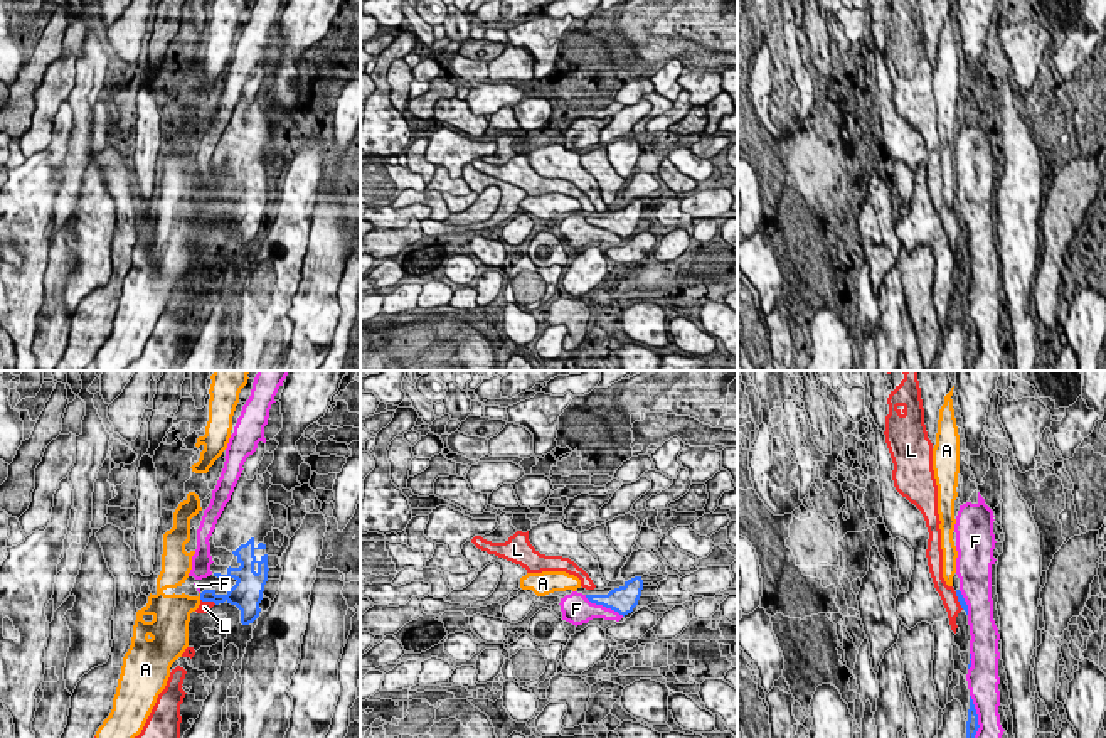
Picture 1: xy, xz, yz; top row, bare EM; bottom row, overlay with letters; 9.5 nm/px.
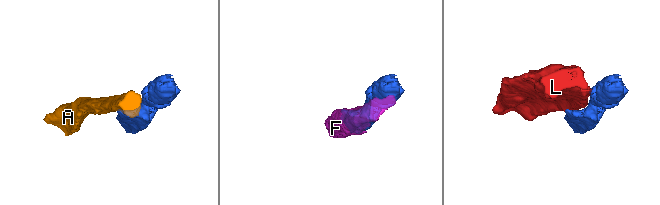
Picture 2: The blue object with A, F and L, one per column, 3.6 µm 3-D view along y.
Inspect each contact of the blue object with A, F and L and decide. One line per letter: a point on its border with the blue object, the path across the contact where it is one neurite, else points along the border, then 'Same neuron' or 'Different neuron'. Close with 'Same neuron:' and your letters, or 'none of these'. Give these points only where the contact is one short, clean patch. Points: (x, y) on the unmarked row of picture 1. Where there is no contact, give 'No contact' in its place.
A: Touches blue at xy (201, 219). Boundary: xy (199, 216), (201, 221). Different neuron
F: Touches blue at yz (977, 344). Different neuron
L: Touches blue at yz (958, 223). Boundary: yz (955, 214), (963, 231). Different neuron
Same neuron: none of these

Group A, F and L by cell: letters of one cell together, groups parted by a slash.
A / F / L

